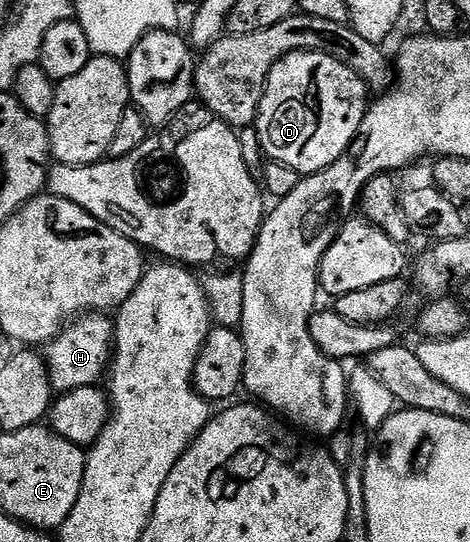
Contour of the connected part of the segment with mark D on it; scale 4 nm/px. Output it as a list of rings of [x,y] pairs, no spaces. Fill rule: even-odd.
[[[290,53],[282,57],[280,61],[275,64],[273,71],[269,71],[269,79],[267,80],[265,91],[263,92],[263,98],[259,104],[259,115],[257,118],[259,142],[261,143],[264,154],[266,154],[270,160],[285,163],[285,167],[293,167],[293,171],[297,171],[301,175],[316,173],[325,167],[329,167],[337,159],[341,159],[343,152],[353,143],[353,139],[361,127],[361,119],[366,115],[368,108],[369,90],[367,84],[345,63],[333,59],[328,53]]]

